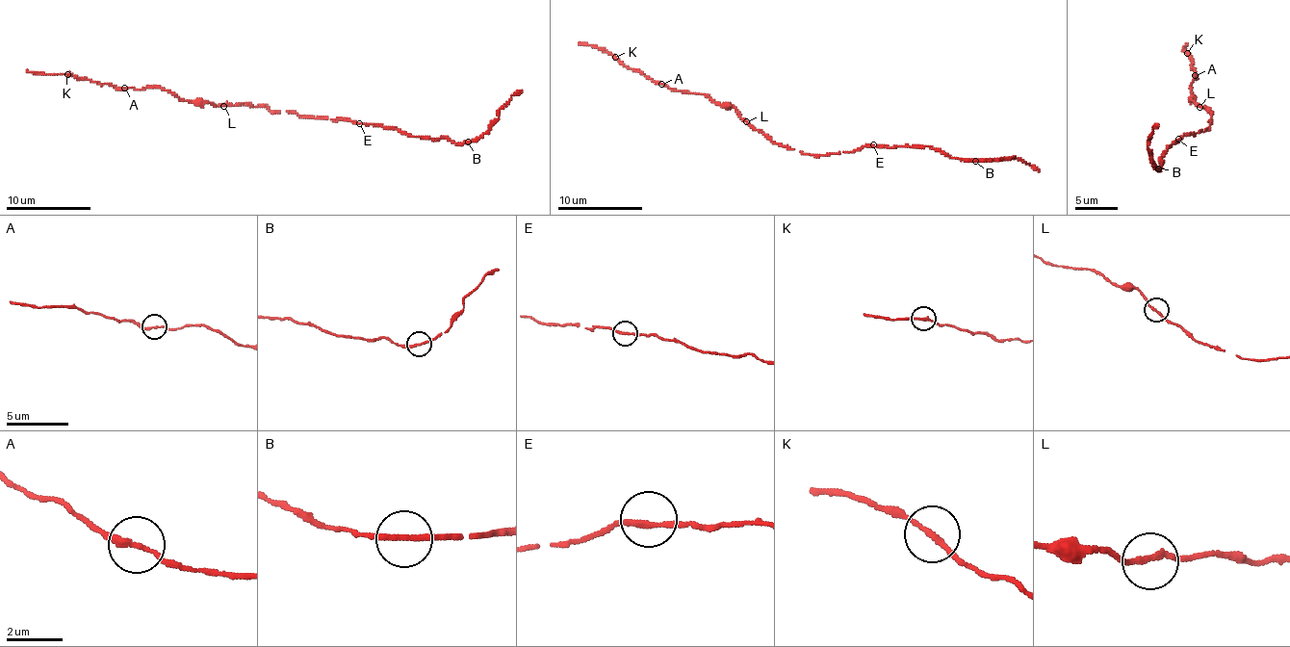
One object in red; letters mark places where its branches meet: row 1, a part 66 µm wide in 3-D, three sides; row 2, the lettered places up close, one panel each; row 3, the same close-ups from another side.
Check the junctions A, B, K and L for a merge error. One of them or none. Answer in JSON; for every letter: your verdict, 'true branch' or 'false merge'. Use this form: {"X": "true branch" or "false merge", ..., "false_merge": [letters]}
{"A": "true branch", "B": "true branch", "K": "true branch", "L": "true branch", "false_merge": []}

